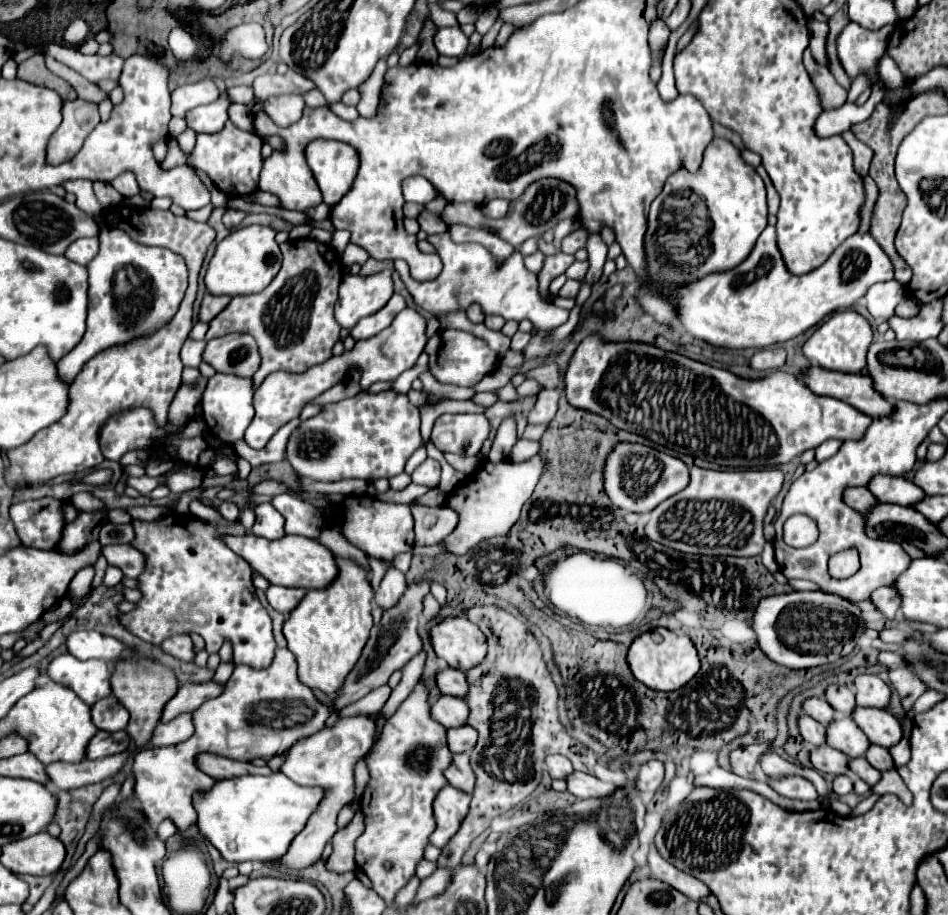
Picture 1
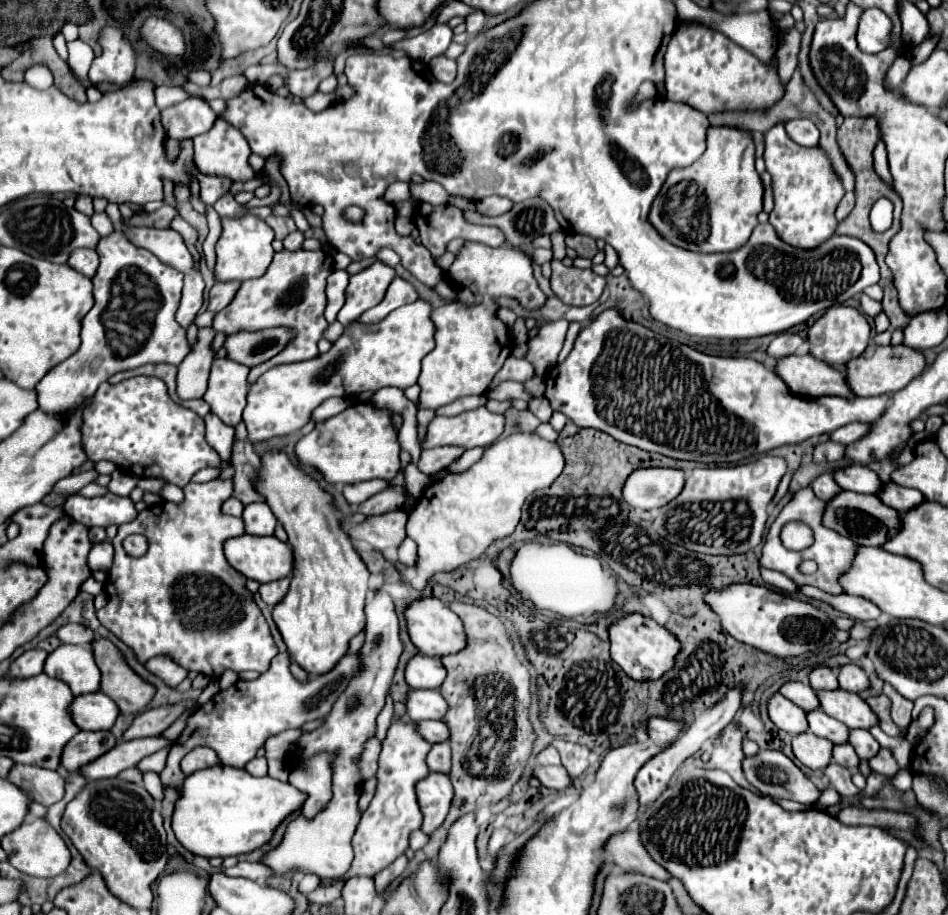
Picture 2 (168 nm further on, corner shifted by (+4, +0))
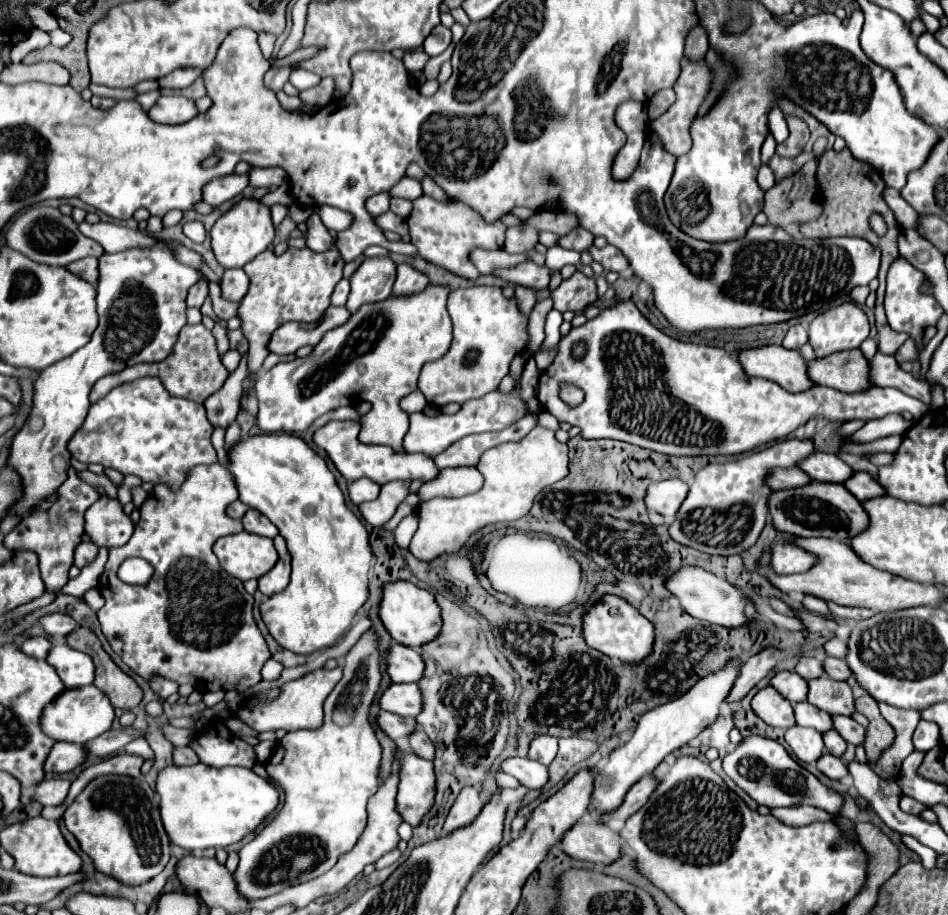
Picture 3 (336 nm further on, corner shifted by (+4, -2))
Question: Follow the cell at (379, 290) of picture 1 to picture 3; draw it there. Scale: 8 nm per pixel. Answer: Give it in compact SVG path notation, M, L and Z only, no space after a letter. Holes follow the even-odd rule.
M388 256L364 258L350 278L350 296L346 308L356 312L362 304L386 300L396 280L396 264Z

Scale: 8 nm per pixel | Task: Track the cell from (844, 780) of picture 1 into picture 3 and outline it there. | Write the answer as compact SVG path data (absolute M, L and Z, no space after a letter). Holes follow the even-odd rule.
M822 754L820 760L816 760L816 766L822 774L826 774L832 780L842 780L848 774L848 768L842 762L842 758L832 756L832 754Z

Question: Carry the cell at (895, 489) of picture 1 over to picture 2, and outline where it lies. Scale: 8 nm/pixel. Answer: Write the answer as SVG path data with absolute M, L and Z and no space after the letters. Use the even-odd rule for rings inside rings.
M866 466L844 468L840 472L834 472L834 478L836 478L836 482L840 482L842 490L850 490L850 492L858 492L858 494L878 496L884 490L884 482L880 480L880 476Z

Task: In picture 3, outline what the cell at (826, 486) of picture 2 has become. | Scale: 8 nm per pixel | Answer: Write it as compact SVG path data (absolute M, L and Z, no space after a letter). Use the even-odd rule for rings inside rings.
M774 468L770 470L770 476L766 476L764 484L772 490L788 490L788 488L798 488L812 482L808 474L800 472L798 468Z

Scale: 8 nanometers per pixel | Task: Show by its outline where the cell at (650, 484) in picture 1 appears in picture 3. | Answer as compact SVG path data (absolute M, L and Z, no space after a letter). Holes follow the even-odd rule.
M678 478L656 482L656 484L652 484L652 488L648 488L646 508L662 514L668 522L672 522L678 514L678 508L682 506L686 494L688 494L688 484L680 482Z

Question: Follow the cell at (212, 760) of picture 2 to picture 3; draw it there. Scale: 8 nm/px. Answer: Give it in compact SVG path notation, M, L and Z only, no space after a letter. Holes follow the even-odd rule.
M174 748L172 756L174 756L174 762L178 766L188 766L188 764L198 764L200 762L192 748Z

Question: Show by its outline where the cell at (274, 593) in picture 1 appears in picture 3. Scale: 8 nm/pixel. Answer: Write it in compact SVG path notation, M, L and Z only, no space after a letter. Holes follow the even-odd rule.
M282 536L274 538L274 546L278 550L278 562L274 564L274 568L270 572L266 572L260 580L258 580L258 588L262 590L262 594L270 596L274 592L280 592L288 586L290 582L290 554L286 550L286 542Z

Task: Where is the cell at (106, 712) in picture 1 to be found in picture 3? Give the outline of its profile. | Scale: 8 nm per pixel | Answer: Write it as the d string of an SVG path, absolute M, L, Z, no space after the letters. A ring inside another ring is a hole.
M88 684L84 688L72 688L72 690L60 692L60 696L56 696L44 708L40 726L42 726L42 732L56 742L86 744L86 742L94 740L96 736L104 734L106 730L110 730L112 720L114 720L114 708L112 708L108 696L104 696L104 692L100 692L96 686Z

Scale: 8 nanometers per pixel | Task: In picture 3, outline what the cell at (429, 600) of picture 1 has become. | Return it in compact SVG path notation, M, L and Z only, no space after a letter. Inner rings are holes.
M538 426L518 444L500 444L484 452L478 470L484 476L484 486L478 492L462 498L432 498L420 506L420 524L410 542L410 552L416 558L428 562L444 552L458 552L476 530L526 516L542 488L568 476L568 446L558 442L552 430Z

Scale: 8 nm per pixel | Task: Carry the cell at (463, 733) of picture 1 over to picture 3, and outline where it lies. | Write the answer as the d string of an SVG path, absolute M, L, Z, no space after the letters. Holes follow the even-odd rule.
M380 710L376 716L378 728L392 740L398 740L400 736L410 736L416 730L416 720L414 718L402 718L392 712Z

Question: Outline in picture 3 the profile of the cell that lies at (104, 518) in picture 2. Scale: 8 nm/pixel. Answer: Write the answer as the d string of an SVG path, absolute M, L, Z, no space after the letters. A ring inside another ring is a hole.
M102 496L86 510L84 532L98 548L116 548L130 540L134 524L118 500Z

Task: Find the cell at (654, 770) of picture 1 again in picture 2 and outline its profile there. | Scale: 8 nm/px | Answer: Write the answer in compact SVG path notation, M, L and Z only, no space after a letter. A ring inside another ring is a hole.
M742 686L728 690L728 694L724 696L722 702L718 702L716 706L712 706L712 710L706 710L704 714L700 714L700 716L694 720L694 724L692 724L686 732L680 734L680 738L676 738L666 750L662 750L660 754L656 754L652 760L648 760L648 762L638 770L638 774L636 774L636 790L638 790L638 794L640 794L640 804L642 804L642 806L646 806L648 802L656 800L656 798L662 794L662 790L666 788L666 784L670 782L670 778L674 776L674 772L678 770L678 766L680 766L686 758L694 756L710 738L714 738L716 734L720 734L720 732L734 720L736 712L740 710L740 694L742 694Z

